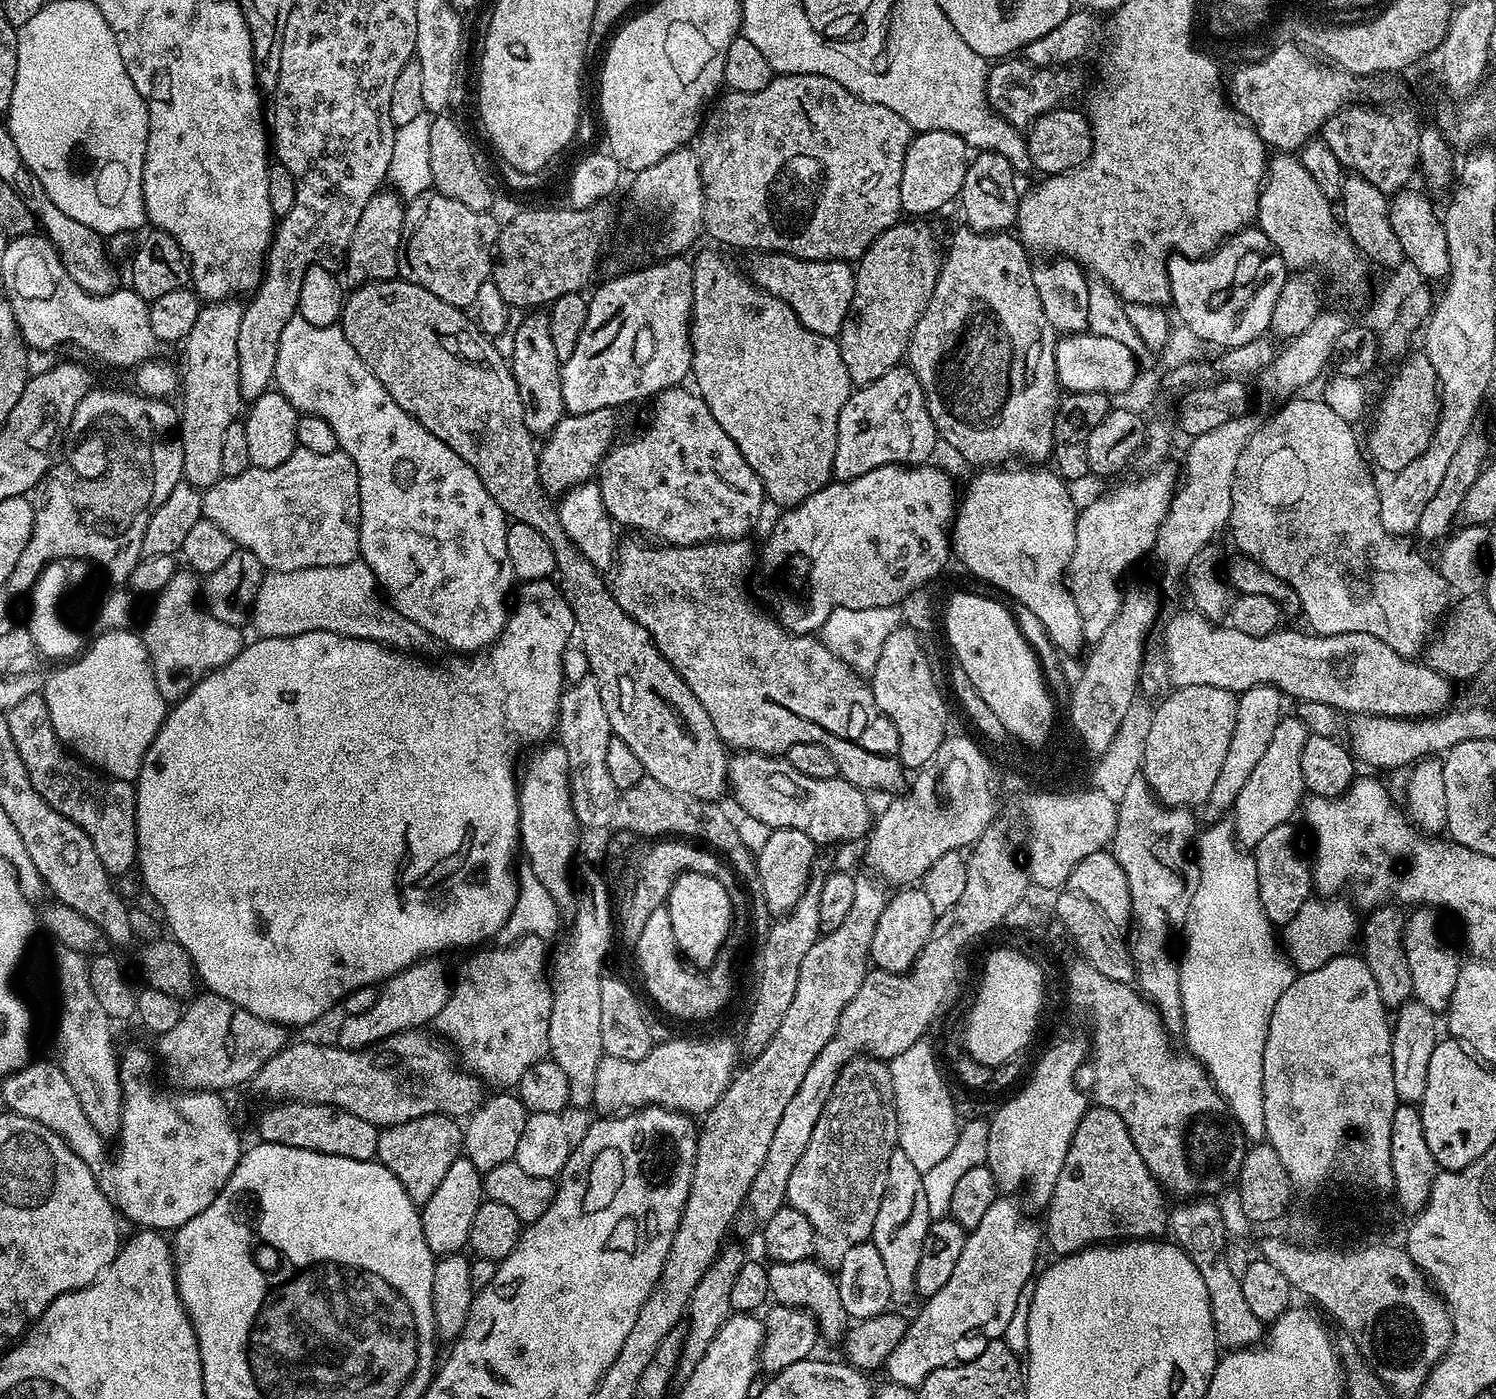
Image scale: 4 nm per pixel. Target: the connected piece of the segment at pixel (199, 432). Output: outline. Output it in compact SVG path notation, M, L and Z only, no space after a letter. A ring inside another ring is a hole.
M217 300L208 302L203 305L198 314L198 322L194 322L194 330L190 330L188 339L183 341L184 348L184 364L188 369L183 369L182 372L182 396L184 392L184 405L179 405L178 408L178 435L180 437L180 445L182 446L182 458L184 459L184 474L182 477L183 483L192 484L195 488L205 490L217 483L224 476L222 470L222 445L226 438L226 429L230 426L230 422L234 422L241 415L240 407L242 401L240 399L240 387L238 386L238 330L242 326L242 314L244 313L245 305L240 302L229 302L226 300Z

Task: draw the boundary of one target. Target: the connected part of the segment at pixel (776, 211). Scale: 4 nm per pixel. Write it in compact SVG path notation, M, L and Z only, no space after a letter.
M797 72L776 74L773 75L770 86L766 86L766 90L725 91L711 105L694 144L694 151L700 160L700 173L702 174L703 231L709 232L720 244L729 244L732 248L753 248L753 253L756 254L784 252L787 256L797 256L803 260L859 261L860 257L864 255L864 251L885 230L894 226L901 219L902 162L906 162L906 150L910 146L913 135L914 129L906 122L906 118L894 114L894 110L886 110L886 106L866 102L855 96L850 90L846 90L846 86L838 86L838 82L834 82L834 78L826 78L818 74L798 74Z

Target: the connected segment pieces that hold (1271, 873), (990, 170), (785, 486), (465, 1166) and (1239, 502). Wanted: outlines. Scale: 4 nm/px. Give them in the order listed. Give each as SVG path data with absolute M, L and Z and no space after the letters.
M1289 822L1282 826L1274 826L1262 842L1254 845L1254 859L1258 874L1258 894L1264 912L1273 925L1283 926L1298 914L1298 910L1313 895L1312 866L1310 856L1304 853L1304 844L1300 841L1300 832L1295 823Z
M977 151L969 159L966 178L958 197L958 205L964 211L963 223L975 232L1003 232L1016 223L1020 209L1021 189L1016 189L1018 173L1002 154Z
M700 252L696 257L691 257L692 266L692 323L690 325L690 335L692 337L692 370L691 379L696 379L695 391L710 406L710 414L714 414L714 422L730 434L734 446L750 462L750 470L758 474L758 478L764 487L765 497L776 504L781 504L781 509L787 510L795 508L810 494L825 488L833 479L832 467L834 466L834 450L836 449L836 435L838 434L838 414L842 414L842 406L846 406L848 397L854 391L854 385L850 374L846 374L846 362L842 362L842 350L839 343L833 337L814 334L798 318L798 314L782 298L774 294L764 292L756 287L747 275L736 272L732 264L720 252Z
M463 1154L454 1162L450 1162L446 1178L438 1182L438 1190L434 1190L434 1194L430 1194L430 1198L420 1208L422 1234L433 1256L455 1256L465 1251L474 1214L478 1214L478 1206L484 1199L482 1173L474 1166L474 1162L470 1162Z
M1293 398L1283 406L1277 407L1273 411L1276 413L1265 424L1263 421L1257 427L1256 433L1250 438L1250 442L1246 442L1246 450L1242 450L1242 458L1238 458L1238 466L1234 470L1234 486L1232 487L1232 509L1228 519L1228 528L1230 533L1232 532L1232 540L1240 547L1239 551L1243 555L1248 556L1251 560L1257 560L1267 572L1274 574L1283 584L1288 584L1292 588L1295 599L1297 601L1300 599L1300 608L1304 611L1305 618L1308 619L1309 626L1307 625L1307 627L1315 635L1333 636L1334 634L1346 634L1347 632L1374 634L1374 638L1382 638L1382 642L1386 642L1386 646L1390 646L1390 650L1394 650L1399 656L1419 657L1425 651L1425 641L1433 635L1438 621L1449 611L1449 586L1442 578L1439 567L1432 565L1431 568L1408 545L1409 541L1405 537L1392 536L1382 526L1380 521L1381 489L1378 484L1376 488L1371 474L1368 473L1370 464L1362 451L1361 441L1360 444L1356 441L1354 430L1356 428L1334 414L1334 411L1330 410L1330 406L1326 404L1323 398L1316 398L1316 400L1300 399L1304 398Z

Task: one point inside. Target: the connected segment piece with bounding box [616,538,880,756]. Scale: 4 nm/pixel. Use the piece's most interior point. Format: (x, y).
(693, 599)

